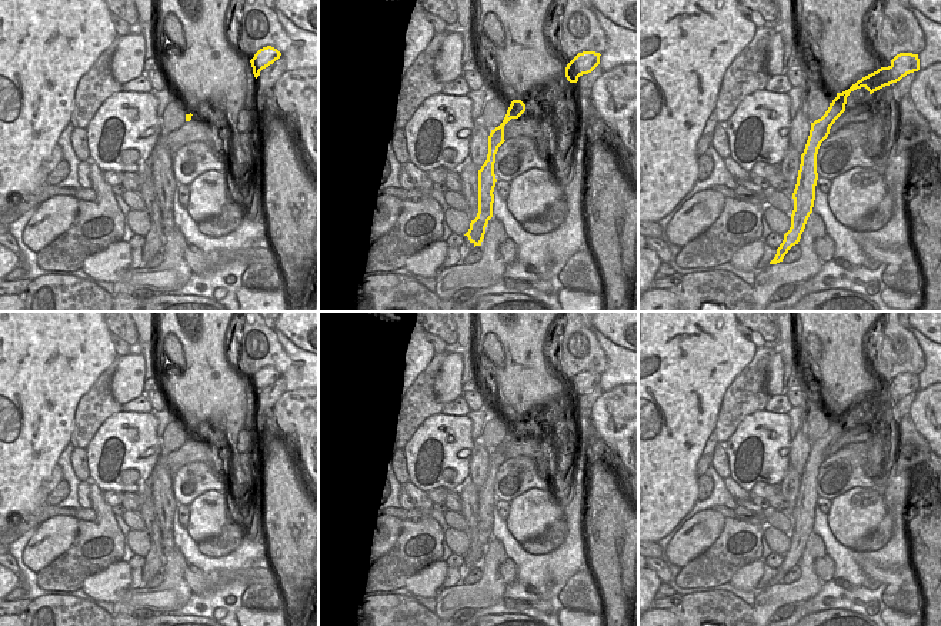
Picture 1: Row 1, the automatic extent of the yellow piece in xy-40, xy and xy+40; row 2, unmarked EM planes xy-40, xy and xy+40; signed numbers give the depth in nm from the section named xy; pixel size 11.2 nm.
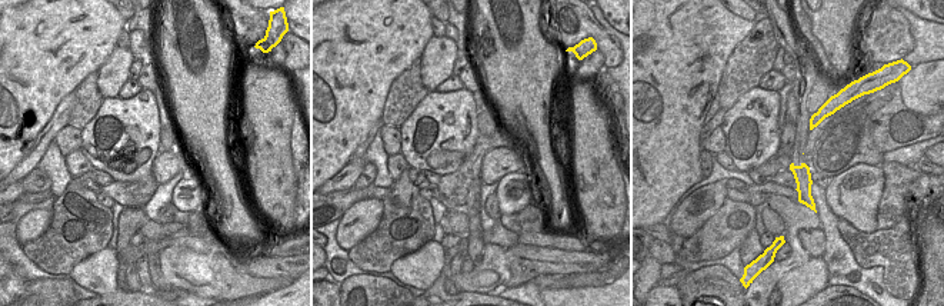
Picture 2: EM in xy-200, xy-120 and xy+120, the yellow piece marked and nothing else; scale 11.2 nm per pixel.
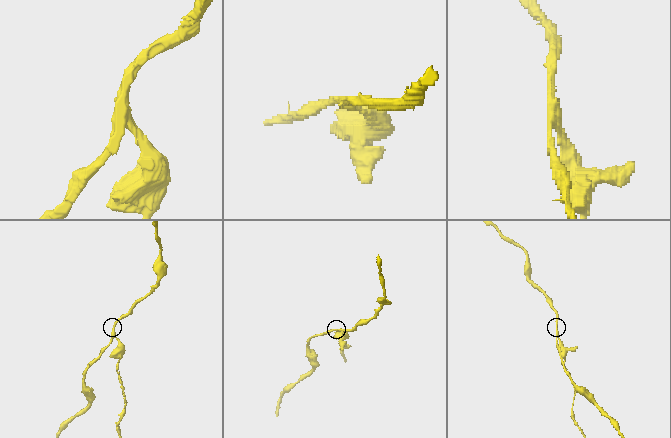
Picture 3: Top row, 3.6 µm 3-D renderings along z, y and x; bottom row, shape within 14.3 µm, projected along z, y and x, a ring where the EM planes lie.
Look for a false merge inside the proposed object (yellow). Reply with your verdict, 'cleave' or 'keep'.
cleave

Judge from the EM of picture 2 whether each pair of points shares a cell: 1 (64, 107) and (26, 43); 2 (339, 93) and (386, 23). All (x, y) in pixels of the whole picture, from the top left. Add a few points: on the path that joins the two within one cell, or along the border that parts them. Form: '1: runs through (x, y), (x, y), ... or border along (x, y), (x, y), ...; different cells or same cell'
1: border along (73, 90), (62, 99), (42, 130); different cells
2: runs through (343, 76), (343, 66), (369, 40); same cell

